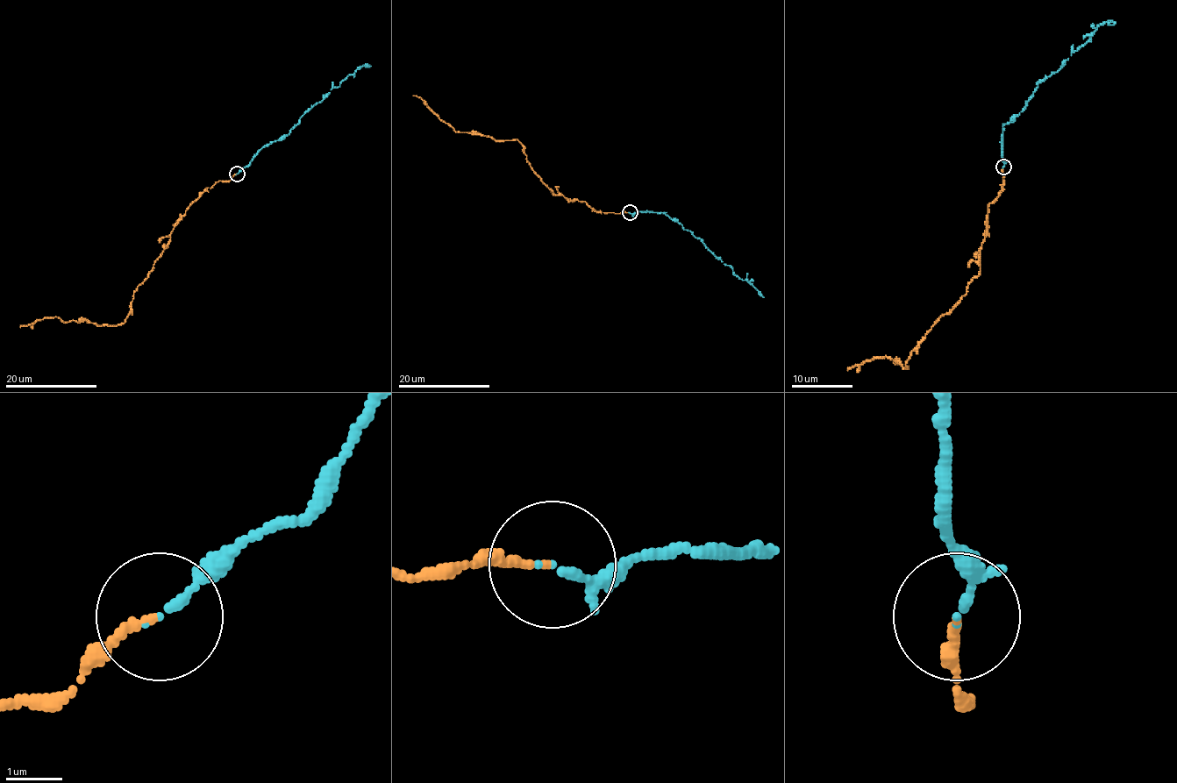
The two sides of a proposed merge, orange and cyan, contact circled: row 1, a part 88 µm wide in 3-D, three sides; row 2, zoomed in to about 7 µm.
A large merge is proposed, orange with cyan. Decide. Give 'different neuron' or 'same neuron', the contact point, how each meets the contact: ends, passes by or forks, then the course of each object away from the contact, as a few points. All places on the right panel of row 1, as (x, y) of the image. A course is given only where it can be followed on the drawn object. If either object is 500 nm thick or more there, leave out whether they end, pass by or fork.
same neuron | (1003, 167) | orange ends | cyan ends | orange via (1002, 167), (980, 273), (961, 299), (907, 367), (873, 357), (847, 370) | cyan via (1002, 167), (1001, 136), (1006, 124), (1025, 107), (1037, 84), (1056, 72), (1100, 24), (1106, 22), (1116, 24)

